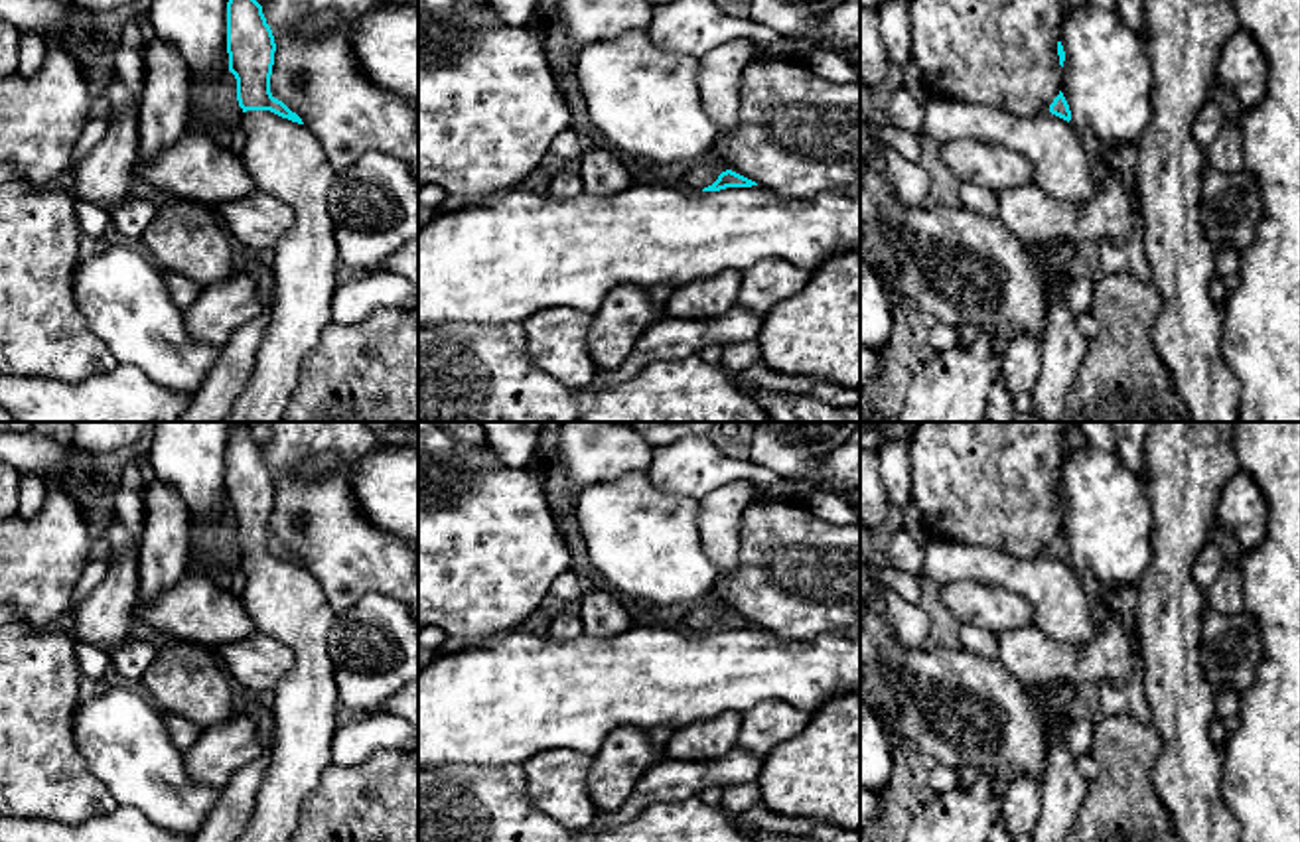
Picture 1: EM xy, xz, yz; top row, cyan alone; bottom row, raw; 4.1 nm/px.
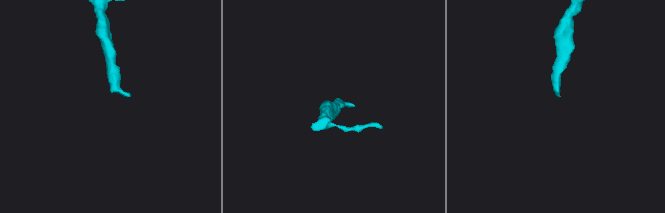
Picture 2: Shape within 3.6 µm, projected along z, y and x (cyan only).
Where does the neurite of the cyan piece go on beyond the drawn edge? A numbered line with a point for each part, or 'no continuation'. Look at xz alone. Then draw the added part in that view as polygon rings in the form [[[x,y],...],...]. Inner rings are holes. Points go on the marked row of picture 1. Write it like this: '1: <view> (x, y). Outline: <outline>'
1: xz (705, 172). Outline: [[[710,146],[685,174],[683,181],[688,189],[704,189],[712,185],[726,170],[730,170],[726,160],[716,154],[714,146]]]

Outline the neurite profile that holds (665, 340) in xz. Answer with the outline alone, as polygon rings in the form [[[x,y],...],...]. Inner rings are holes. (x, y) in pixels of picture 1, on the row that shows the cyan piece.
[[[742,306],[714,319],[661,319],[653,323],[633,345],[625,361],[615,369],[598,369],[594,385],[608,388],[635,377],[653,361],[669,361],[698,355],[708,345],[734,345],[754,341],[763,327],[763,316]]]

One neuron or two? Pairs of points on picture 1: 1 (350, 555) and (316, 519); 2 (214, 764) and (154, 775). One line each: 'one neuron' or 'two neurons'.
1: one neuron
2: two neurons

